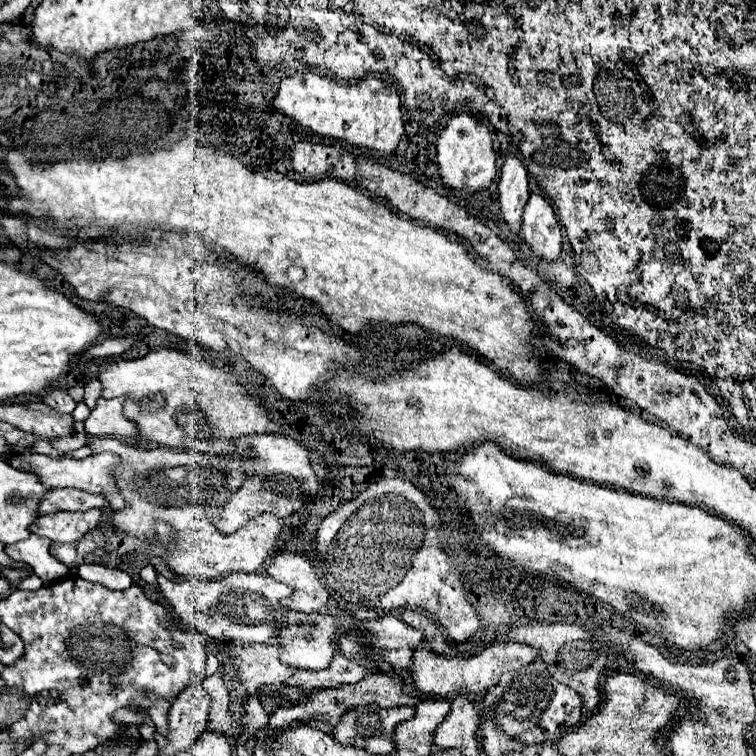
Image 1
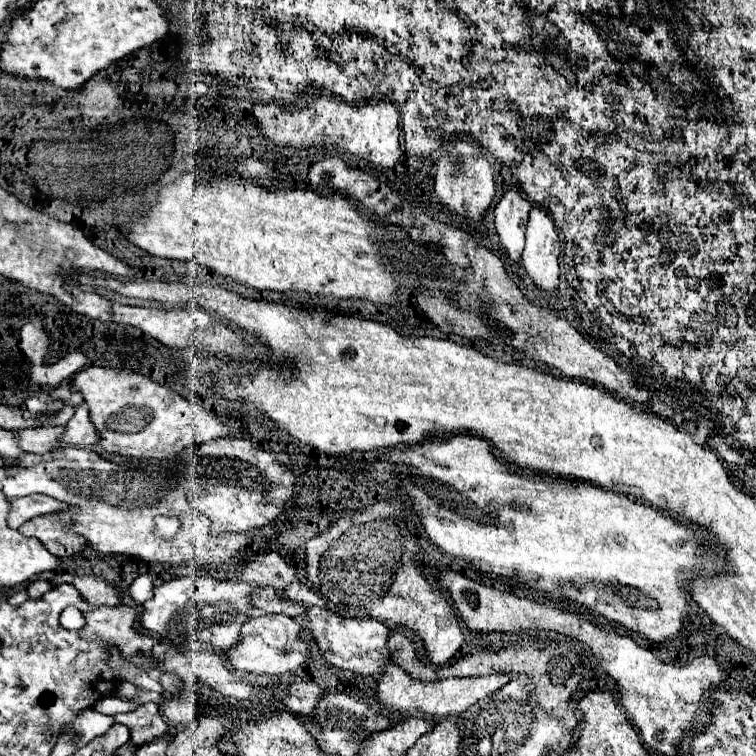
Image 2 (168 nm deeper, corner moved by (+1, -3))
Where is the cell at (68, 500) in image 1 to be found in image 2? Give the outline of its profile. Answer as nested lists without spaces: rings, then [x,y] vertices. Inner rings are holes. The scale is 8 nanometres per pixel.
[[[30,494],[26,498],[16,498],[16,500],[12,500],[12,510],[8,514],[8,526],[20,528],[26,520],[30,520],[34,516],[42,516],[48,512],[60,512],[66,508],[74,508],[74,506],[62,504],[46,494]]]

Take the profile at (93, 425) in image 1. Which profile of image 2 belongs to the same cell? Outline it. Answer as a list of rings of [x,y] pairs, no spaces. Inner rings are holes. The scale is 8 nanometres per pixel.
[[[86,404],[76,406],[76,414],[66,424],[66,430],[62,434],[62,442],[80,448],[90,448],[98,444],[98,432],[94,432],[94,424],[90,424],[90,410],[86,408]]]

